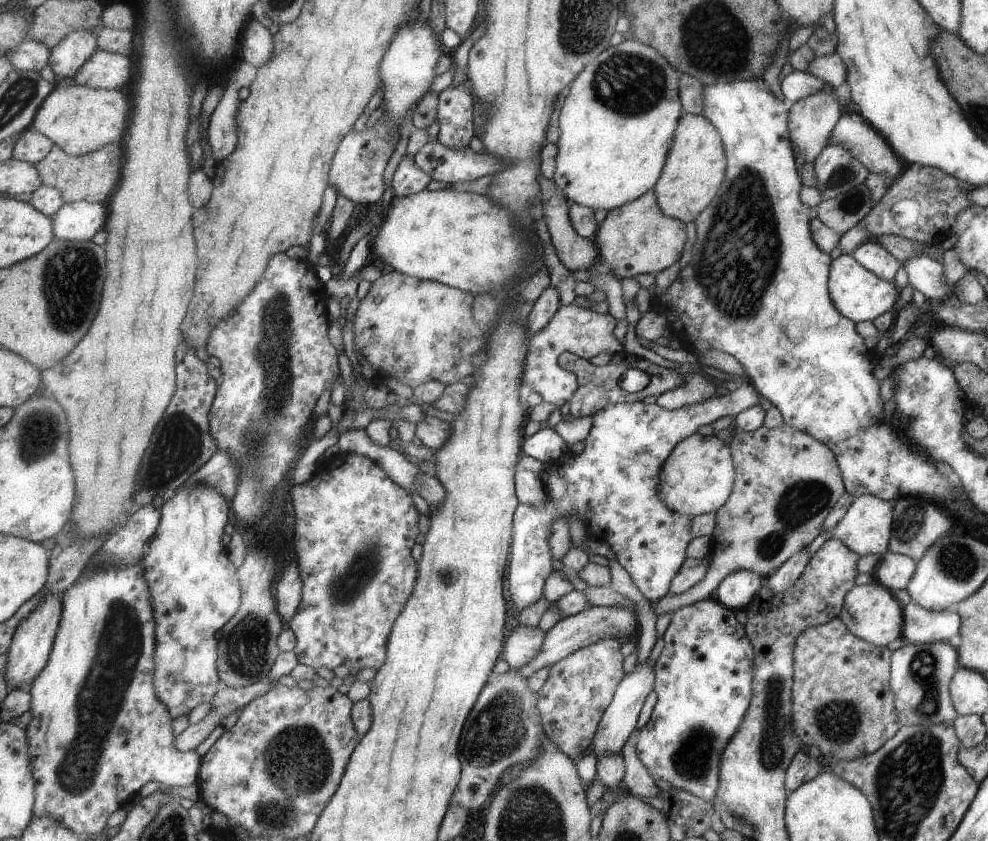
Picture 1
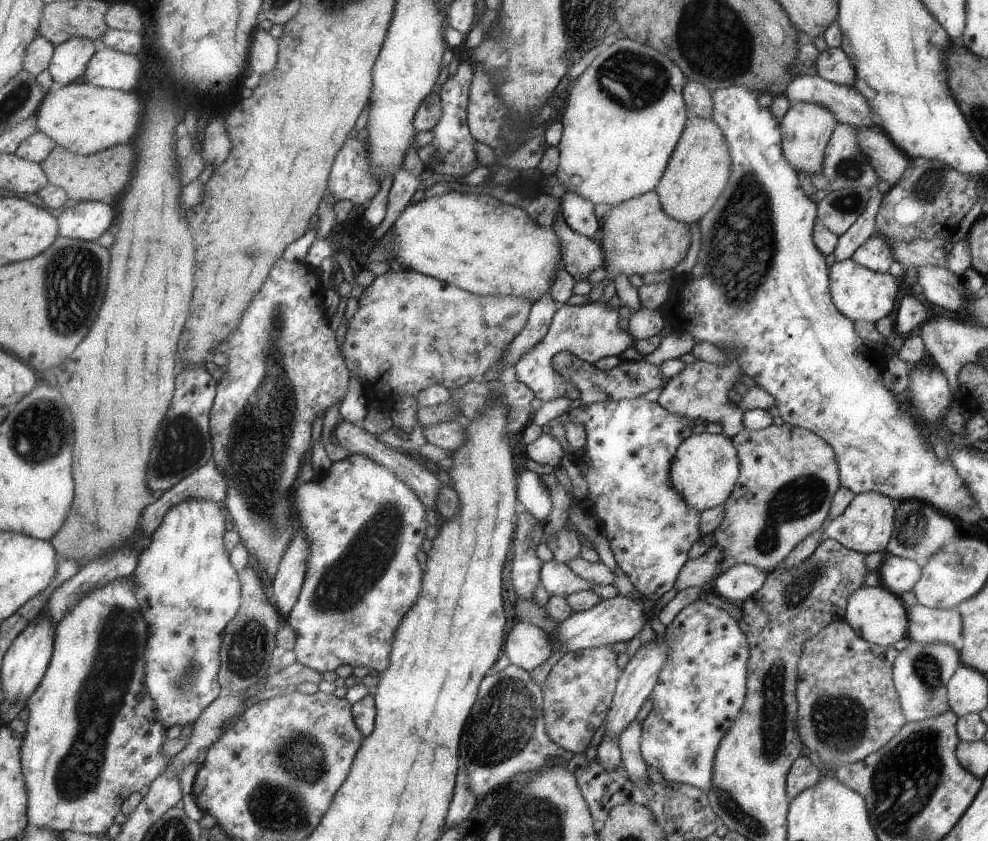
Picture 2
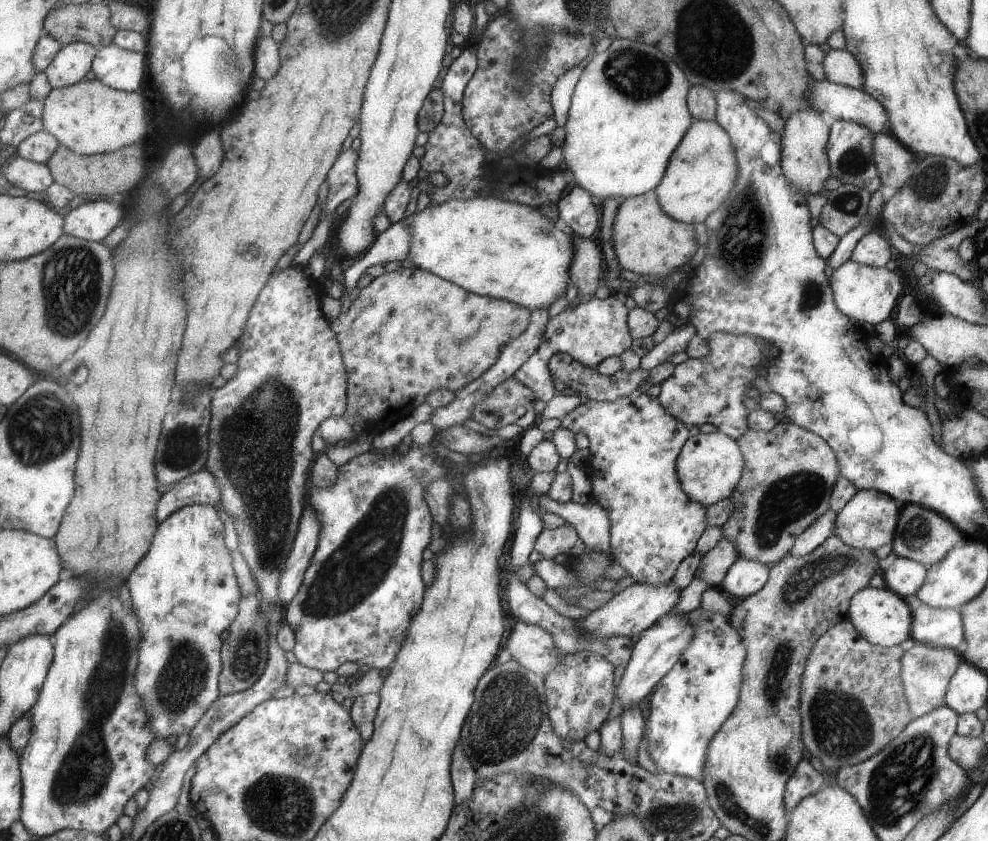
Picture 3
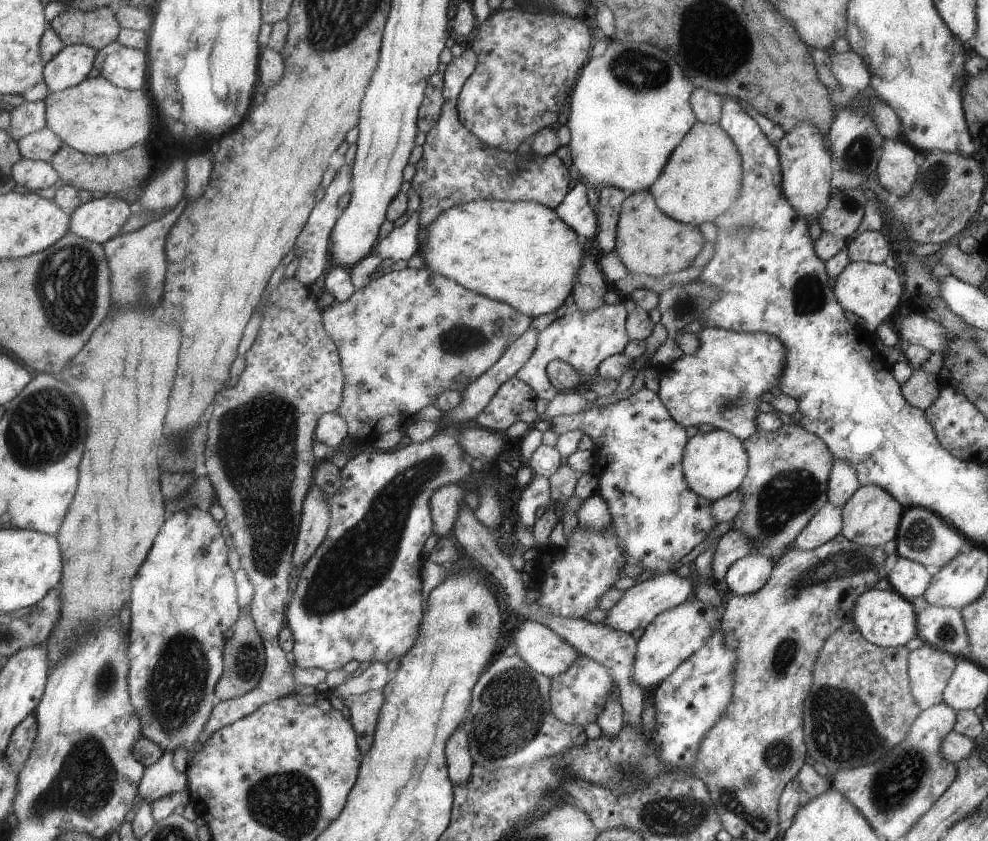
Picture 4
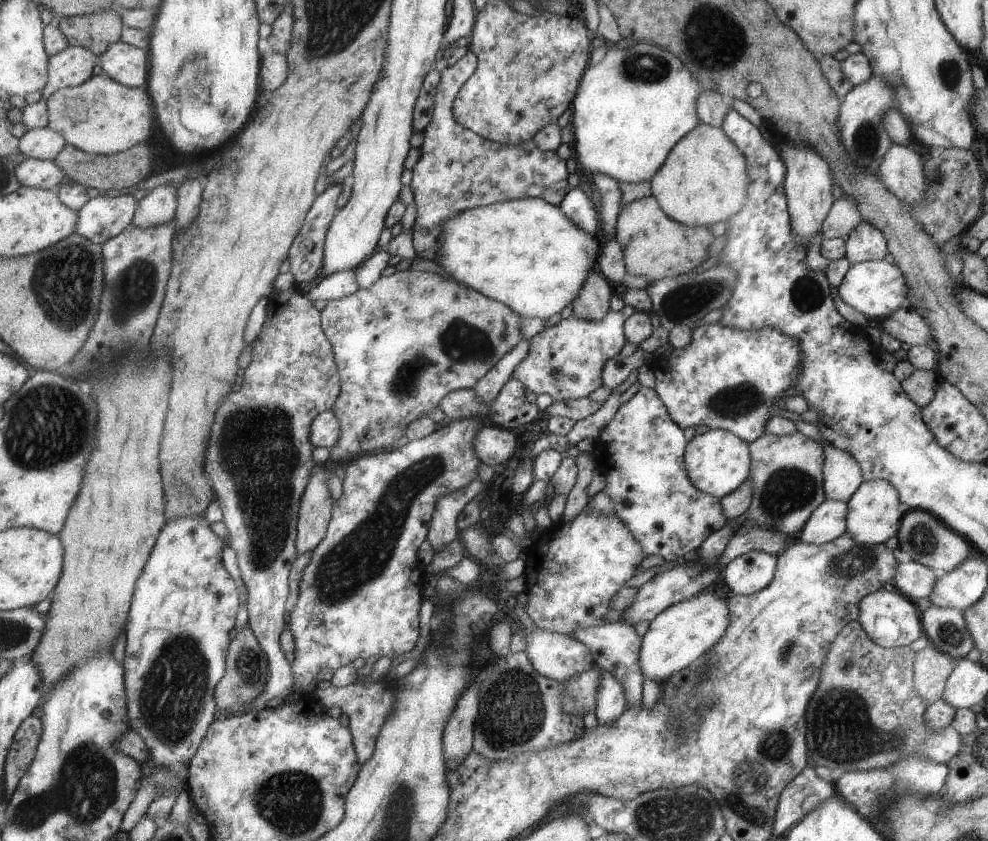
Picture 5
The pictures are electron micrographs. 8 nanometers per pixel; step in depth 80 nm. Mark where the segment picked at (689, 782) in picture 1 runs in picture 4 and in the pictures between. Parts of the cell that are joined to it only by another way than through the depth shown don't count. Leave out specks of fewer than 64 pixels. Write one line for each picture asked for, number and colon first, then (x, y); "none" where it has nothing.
2: (701, 688)
3: (688, 707)
4: (688, 702)

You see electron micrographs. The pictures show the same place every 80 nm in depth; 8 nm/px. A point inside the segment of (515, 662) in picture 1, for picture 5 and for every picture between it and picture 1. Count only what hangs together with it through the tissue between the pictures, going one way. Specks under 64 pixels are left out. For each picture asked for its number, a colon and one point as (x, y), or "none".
2: (527, 646)
3: (532, 647)
4: (542, 650)
5: (559, 657)

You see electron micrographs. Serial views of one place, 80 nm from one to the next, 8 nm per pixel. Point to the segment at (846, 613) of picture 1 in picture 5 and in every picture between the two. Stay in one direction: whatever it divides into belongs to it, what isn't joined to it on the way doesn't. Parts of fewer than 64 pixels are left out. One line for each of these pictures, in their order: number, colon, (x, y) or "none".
2: (876, 615)
3: (881, 617)
4: (885, 619)
5: (889, 619)

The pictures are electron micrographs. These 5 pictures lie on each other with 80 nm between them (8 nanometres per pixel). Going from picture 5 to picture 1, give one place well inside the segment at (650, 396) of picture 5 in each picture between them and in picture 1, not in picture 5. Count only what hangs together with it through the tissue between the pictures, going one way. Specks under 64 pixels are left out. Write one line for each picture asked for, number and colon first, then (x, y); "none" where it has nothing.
1: (612, 486)
2: (630, 444)
3: (633, 441)
4: (638, 447)

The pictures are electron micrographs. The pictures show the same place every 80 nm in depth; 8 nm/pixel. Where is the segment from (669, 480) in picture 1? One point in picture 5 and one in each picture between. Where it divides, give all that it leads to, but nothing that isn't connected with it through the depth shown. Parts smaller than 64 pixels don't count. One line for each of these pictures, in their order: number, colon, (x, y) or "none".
2: (705, 467)
3: (709, 465)
4: (714, 464)
5: (717, 462)

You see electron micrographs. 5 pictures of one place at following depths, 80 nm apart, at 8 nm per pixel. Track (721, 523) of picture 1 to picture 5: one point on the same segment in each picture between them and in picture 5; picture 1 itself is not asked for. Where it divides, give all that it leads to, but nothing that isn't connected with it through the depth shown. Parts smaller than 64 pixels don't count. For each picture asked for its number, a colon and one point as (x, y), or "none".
2: (788, 475)
3: (788, 475)
4: (786, 483)
5: (786, 475)

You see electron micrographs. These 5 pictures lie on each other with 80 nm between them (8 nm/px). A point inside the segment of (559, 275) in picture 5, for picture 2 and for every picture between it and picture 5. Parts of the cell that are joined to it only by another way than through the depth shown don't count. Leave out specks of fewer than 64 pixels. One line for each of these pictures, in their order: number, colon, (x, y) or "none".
2: (471, 241)
3: (509, 251)
4: (521, 253)

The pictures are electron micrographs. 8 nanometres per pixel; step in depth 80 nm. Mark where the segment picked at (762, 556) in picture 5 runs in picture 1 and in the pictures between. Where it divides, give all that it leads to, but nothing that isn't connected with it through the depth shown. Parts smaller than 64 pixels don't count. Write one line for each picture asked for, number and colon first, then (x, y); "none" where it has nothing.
1: (734, 591)
2: (737, 582)
3: (744, 577)
4: (746, 575)

